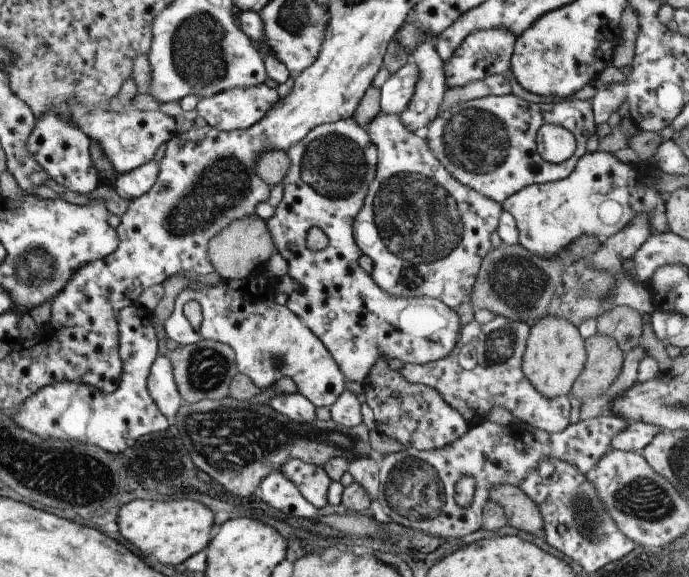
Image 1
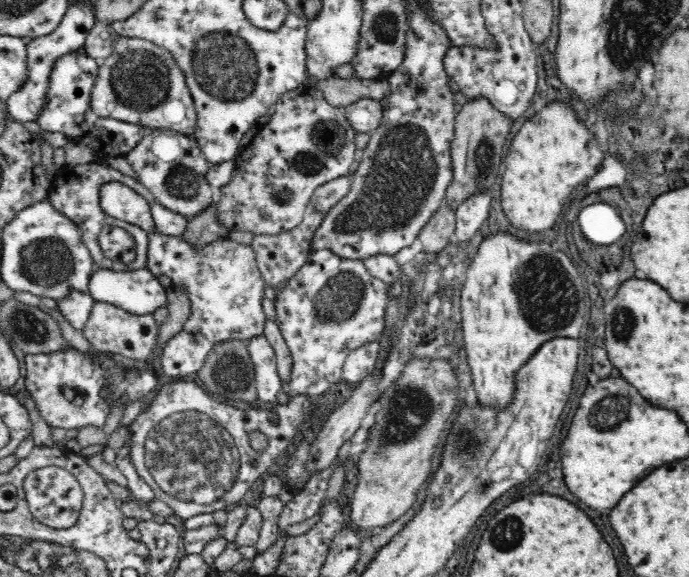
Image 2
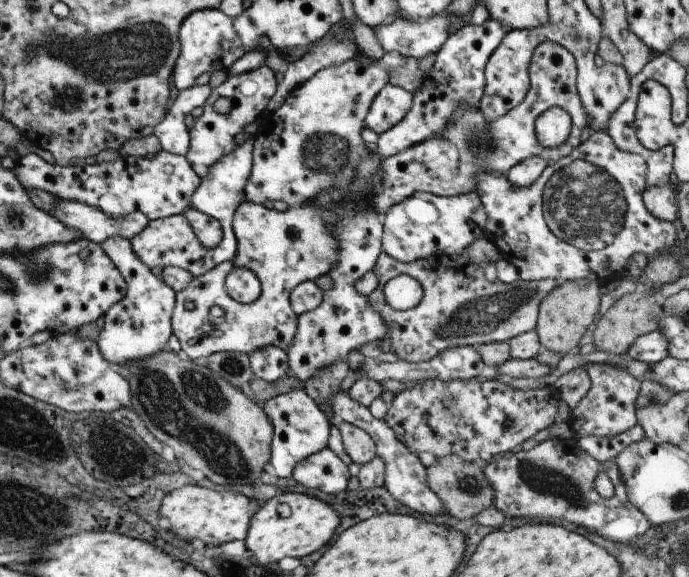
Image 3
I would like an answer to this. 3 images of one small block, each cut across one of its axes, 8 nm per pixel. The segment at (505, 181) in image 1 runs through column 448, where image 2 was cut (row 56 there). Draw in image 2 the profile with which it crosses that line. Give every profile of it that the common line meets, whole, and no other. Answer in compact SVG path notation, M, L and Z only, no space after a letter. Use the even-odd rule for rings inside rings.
M120 38L114 44L112 56L98 62L98 80L92 88L90 110L98 118L114 118L120 122L140 124L148 130L174 130L184 136L194 136L194 128L198 124L198 110L194 106L194 98L186 86L186 78L182 70L178 70L174 58L166 50L158 50L154 42L146 42L144 38Z

